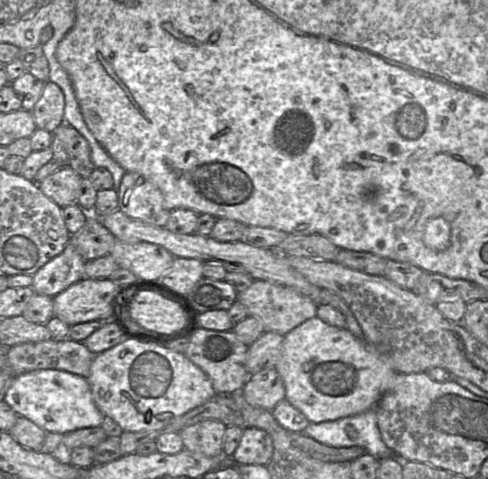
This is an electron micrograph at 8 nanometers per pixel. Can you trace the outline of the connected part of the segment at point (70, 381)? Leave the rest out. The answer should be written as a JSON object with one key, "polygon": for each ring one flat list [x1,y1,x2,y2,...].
{"polygon":[[42,369,16,377,7,390,4,401,19,415,45,432,67,434,77,429,99,427,103,414,92,399,86,378,62,370]]}

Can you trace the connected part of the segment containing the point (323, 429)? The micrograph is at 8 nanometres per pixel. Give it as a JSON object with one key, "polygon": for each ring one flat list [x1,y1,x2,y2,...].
{"polygon":[[376,408,333,421,309,423,303,433,335,448,360,446,379,460,396,456,384,443,377,425]]}

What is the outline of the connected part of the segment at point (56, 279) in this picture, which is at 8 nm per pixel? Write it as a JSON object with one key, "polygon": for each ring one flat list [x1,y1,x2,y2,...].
{"polygon":[[70,242,32,277,36,294,54,297,84,278,86,261]]}

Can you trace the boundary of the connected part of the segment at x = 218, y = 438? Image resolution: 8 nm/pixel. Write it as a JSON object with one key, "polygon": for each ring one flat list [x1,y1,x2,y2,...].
{"polygon":[[204,420,183,429,179,434,184,449,205,456,222,456,227,426,219,420]]}

